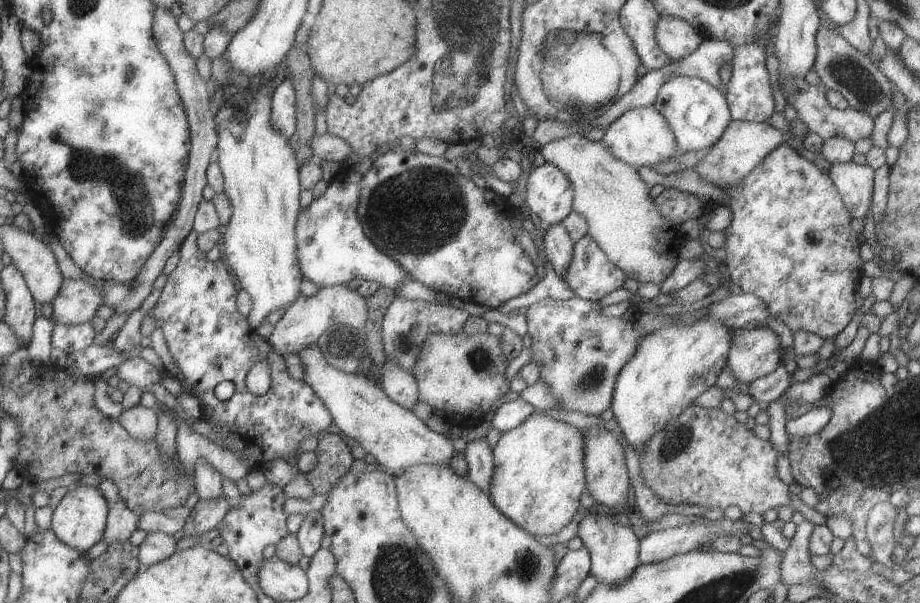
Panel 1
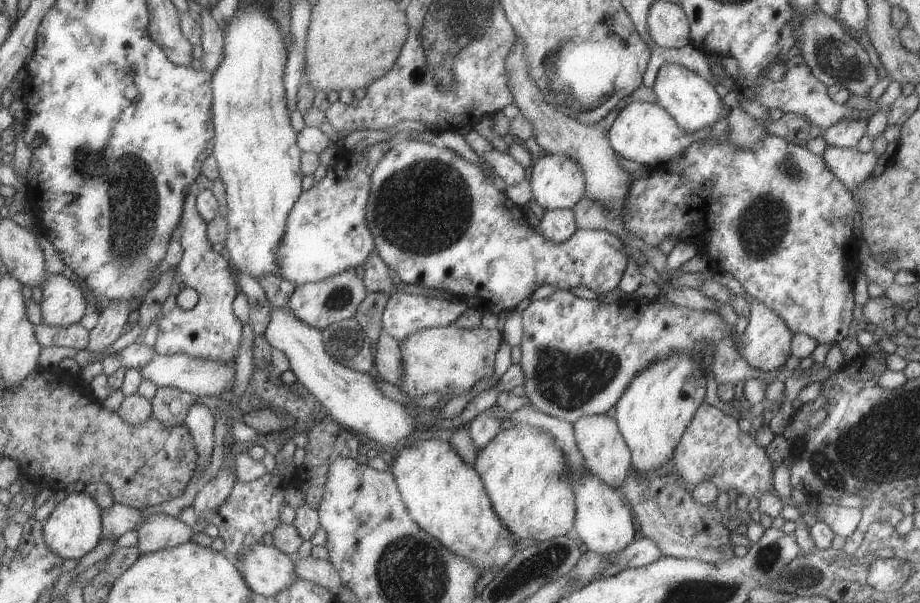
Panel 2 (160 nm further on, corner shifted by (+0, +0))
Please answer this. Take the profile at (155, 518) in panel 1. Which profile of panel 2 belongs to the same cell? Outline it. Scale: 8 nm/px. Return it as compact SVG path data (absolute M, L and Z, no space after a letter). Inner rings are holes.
M113 502L101 515L100 540L114 541L129 530L137 530L143 522L139 518L140 509L134 509Z

